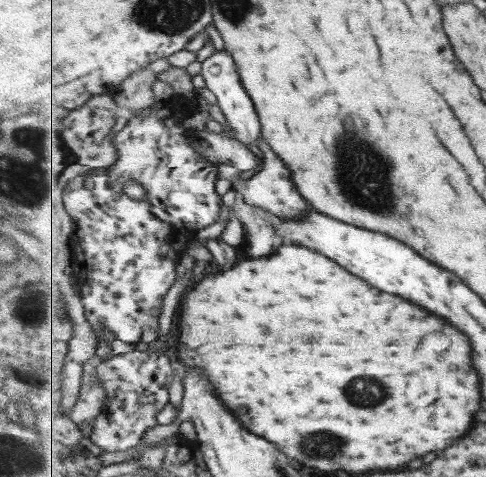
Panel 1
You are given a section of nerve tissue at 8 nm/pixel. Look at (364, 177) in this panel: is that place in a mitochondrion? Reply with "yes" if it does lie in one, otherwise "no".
yes

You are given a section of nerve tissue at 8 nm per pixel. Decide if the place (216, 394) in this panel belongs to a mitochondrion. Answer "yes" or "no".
no

